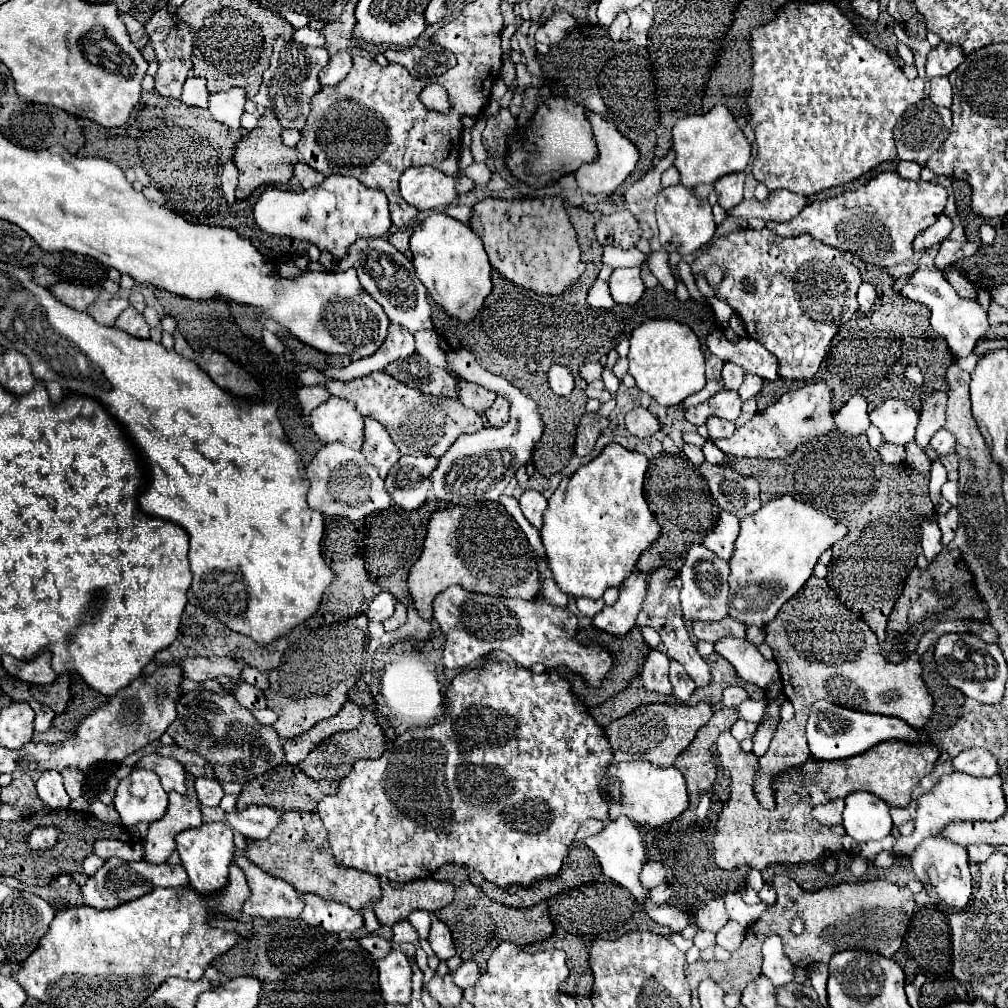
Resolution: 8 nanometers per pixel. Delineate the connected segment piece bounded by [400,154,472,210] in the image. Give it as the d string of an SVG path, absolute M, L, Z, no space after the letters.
M470 154L462 156L460 170L454 176L448 176L432 166L410 168L400 178L400 194L408 204L418 210L434 210L440 206L448 206L458 198L456 184L464 176L464 170L470 162Z

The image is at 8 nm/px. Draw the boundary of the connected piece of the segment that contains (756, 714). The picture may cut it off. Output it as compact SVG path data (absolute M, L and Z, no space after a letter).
M744 700L740 706L738 706L738 712L744 720L750 720L750 722L760 722L762 714L764 714L764 706L766 702L758 702L758 700Z

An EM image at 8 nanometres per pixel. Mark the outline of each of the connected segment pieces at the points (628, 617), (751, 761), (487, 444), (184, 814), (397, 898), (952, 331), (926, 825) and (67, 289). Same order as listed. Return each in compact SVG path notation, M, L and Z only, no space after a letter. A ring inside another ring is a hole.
M634 574L628 576L620 584L620 596L616 604L604 606L604 610L596 614L594 626L614 636L628 634L630 628L636 624L644 596L646 596L646 590L644 590L642 576L634 576Z
M724 730L716 740L716 756L720 762L720 772L718 772L718 780L712 792L712 804L710 804L710 812L706 816L704 822L700 822L700 834L708 834L710 838L710 848L714 848L714 866L718 866L718 870L722 870L722 894L726 894L730 888L730 872L734 876L734 872L740 868L756 868L756 870L764 870L768 864L778 864L778 862L786 862L786 864L794 864L794 862L814 862L818 858L826 858L826 856L838 855L843 851L842 838L846 836L844 826L822 826L818 824L812 816L810 810L816 804L826 804L830 800L836 798L846 798L848 794L856 792L856 790L870 790L872 794L880 796L886 804L896 806L896 808L906 808L912 796L914 786L932 772L938 756L940 756L940 748L932 746L932 744L922 744L922 746L910 746L904 742L882 742L858 756L852 758L844 758L844 760L816 760L816 758L808 758L802 766L794 766L792 770L780 772L774 780L772 780L772 788L774 788L774 800L776 800L776 808L774 810L766 810L762 808L762 804L758 802L758 798L754 796L752 790L752 782L754 782L754 774L758 772L758 756L754 752L742 752L740 744L730 736L728 730Z
M450 350L446 356L448 356L450 372L456 372L458 376L474 384L486 382L486 388L490 388L502 398L508 398L512 406L510 406L510 420L506 426L484 428L484 432L464 434L446 450L444 456L438 458L436 470L428 476L434 486L434 498L450 504L498 500L498 496L504 492L508 482L516 476L516 470L530 460L532 448L542 436L542 428L544 428L542 418L536 410L536 404L520 388L484 370L468 350Z
M186 774L186 794L168 792L170 804L160 822L152 822L144 838L144 860L146 862L166 862L174 852L174 836L188 828L202 826L202 810L194 790L194 774Z
M380 878L382 898L374 904L374 914L382 926L392 926L404 920L414 910L434 912L448 906L454 898L454 888L448 882L438 882L432 878L414 880L408 884L394 884Z
M914 270L908 278L908 282L902 286L900 296L910 302L920 302L932 310L930 326L934 328L936 334L946 338L948 348L956 358L966 358L968 354L972 354L974 346L988 330L986 310L978 302L958 298L956 290L946 282L946 278L942 276L940 270Z
M952 772L942 776L934 788L920 796L918 810L916 810L916 828L908 836L899 833L896 838L896 852L914 852L916 846L930 836L938 836L950 822L964 822L964 820L980 820L980 822L994 822L1006 812L1006 800L1002 794L1002 782L998 776L990 778L974 778L962 772Z
M60 282L50 286L50 290L54 292L54 296L58 300L62 300L64 304L76 308L76 310L88 310L86 306L92 306L96 296L100 294L100 288L86 288L86 286L78 286L78 284L70 284L70 282Z

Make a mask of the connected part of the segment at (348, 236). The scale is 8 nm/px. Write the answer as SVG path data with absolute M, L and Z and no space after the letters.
M328 176L322 186L304 192L284 192L270 188L254 206L254 222L260 230L280 236L296 238L314 244L320 252L330 252L334 260L342 260L348 248L358 238L380 238L392 226L388 212L388 198L382 190L366 188L350 176Z

